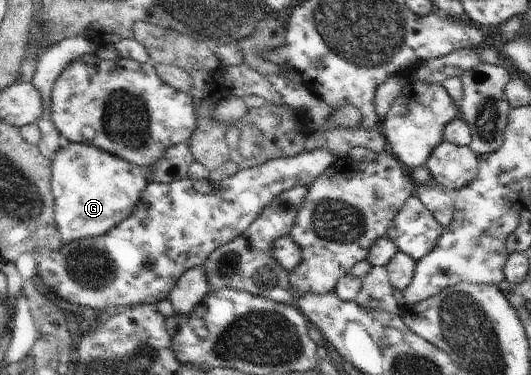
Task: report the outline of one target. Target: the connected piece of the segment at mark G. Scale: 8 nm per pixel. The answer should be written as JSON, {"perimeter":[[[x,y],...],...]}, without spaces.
{"perimeter":[[[67,141],[63,147],[56,149],[51,160],[51,187],[55,202],[54,220],[58,227],[57,238],[61,239],[61,246],[76,239],[105,235],[135,211],[135,204],[149,183],[144,175],[144,169],[93,144]]]}

